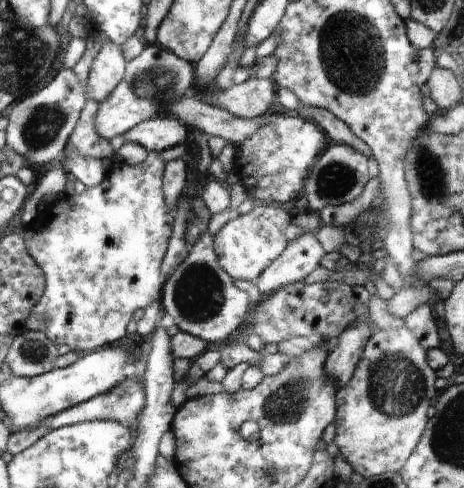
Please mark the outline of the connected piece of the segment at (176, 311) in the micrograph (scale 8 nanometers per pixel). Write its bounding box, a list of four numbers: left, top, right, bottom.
[160,232,249,342]

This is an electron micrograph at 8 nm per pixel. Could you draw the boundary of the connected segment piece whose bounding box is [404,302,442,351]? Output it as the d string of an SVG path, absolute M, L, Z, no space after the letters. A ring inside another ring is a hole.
M422 302L414 308L411 314L405 317L405 326L419 339L424 350L432 350L442 346L437 332L437 321L432 316L429 303Z

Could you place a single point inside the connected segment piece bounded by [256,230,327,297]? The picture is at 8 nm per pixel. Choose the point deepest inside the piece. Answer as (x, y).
(303, 253)

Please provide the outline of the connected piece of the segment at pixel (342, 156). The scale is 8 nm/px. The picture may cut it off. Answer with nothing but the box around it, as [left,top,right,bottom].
[302,143,369,212]

